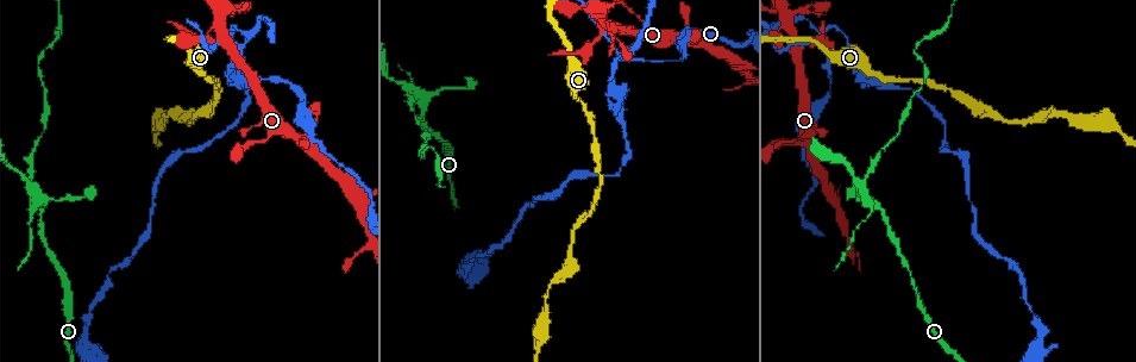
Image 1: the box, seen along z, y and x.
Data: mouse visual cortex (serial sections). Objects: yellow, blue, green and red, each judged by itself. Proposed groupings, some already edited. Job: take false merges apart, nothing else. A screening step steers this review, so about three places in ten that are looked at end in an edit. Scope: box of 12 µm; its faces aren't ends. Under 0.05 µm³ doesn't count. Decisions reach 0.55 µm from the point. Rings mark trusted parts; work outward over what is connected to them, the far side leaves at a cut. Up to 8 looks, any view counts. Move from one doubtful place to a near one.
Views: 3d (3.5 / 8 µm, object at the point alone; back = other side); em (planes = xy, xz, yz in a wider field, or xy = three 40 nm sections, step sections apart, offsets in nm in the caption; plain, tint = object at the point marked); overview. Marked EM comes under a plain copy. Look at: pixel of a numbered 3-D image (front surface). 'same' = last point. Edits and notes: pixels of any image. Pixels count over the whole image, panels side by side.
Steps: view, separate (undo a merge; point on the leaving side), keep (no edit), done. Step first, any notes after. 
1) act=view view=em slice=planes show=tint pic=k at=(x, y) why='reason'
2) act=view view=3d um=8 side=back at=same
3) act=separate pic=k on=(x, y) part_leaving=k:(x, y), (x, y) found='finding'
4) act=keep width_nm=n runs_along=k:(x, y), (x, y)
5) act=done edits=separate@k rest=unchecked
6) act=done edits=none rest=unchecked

act=view view=3d um=3.5 pic=1 at=(684, 52) why='abrupt turn'

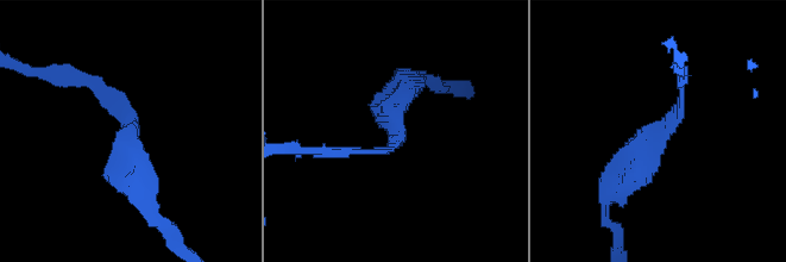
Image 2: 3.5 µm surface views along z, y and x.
act=view view=em slice=xy step=2 show=tint pic=2 at=(135, 131) arm_widths_nm=100,350

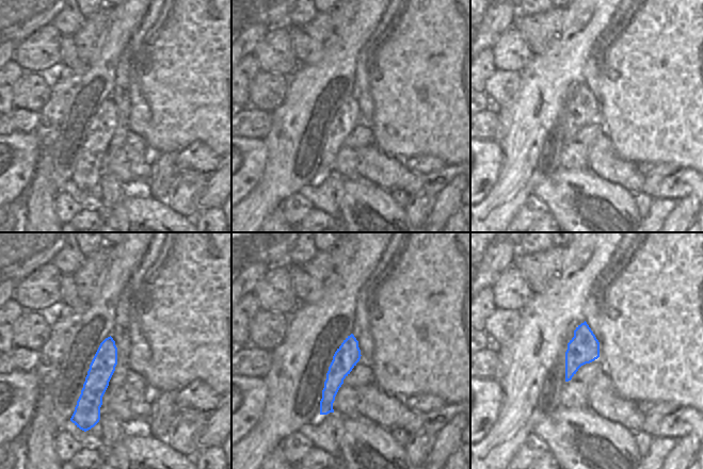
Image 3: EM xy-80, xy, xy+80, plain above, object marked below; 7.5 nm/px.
act=keep width_nm=180 runs_along=3:(110, 340), (93, 390), (93, 419) found='one cell here'

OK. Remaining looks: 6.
act=view view=3d um=3.5 side=back pic=1 at=(247, 40) why='four arms meet'

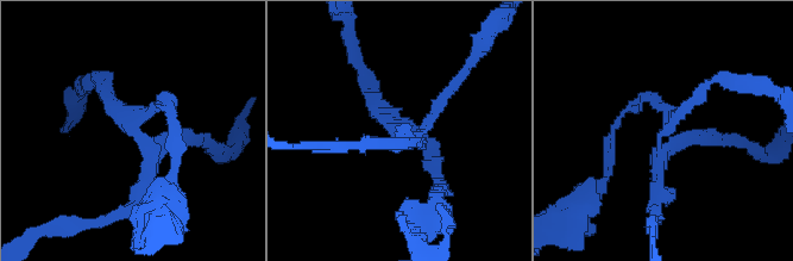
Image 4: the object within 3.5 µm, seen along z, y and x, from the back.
act=view view=em slice=xy step=5 show=tint pic=4 at=(667, 126) arms=4 arm_widths_nm=150,150,150,200

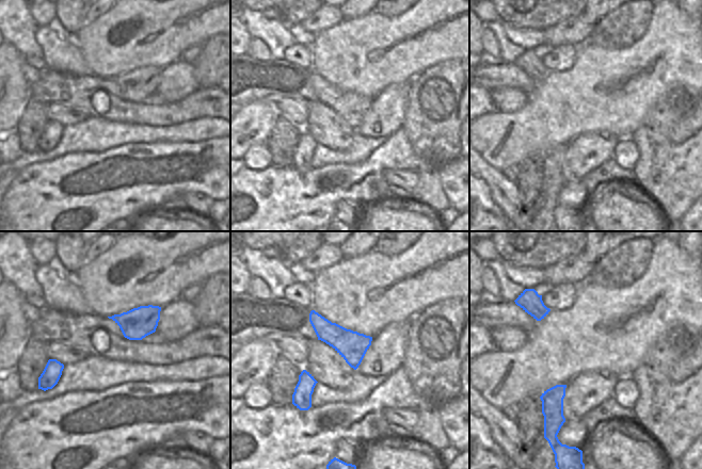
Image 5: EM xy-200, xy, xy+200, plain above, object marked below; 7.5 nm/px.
act=separate pic=4 on=(427, 154) part_leaving=4:(137, 134), (167, 98), (174, 134) found='a second cell is stuck on'

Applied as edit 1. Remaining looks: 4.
act=view view=overview

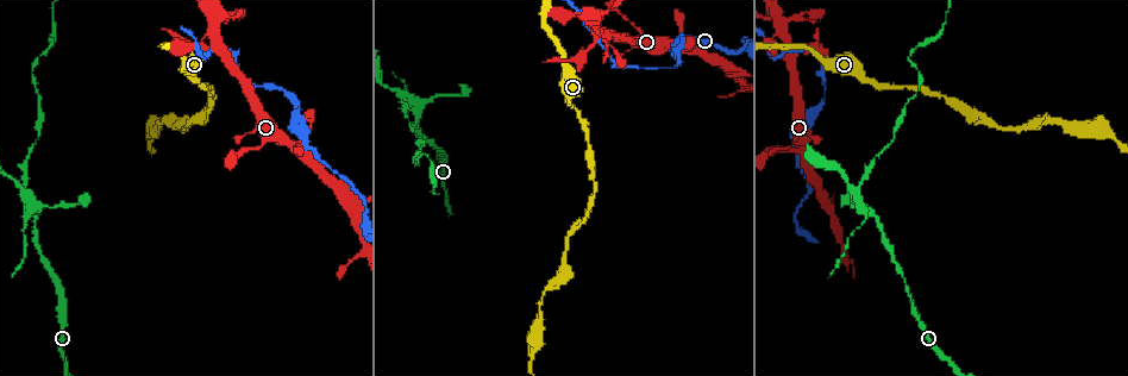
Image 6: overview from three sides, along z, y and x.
act=view view=3d um=3.5 side=back pic=6 at=(409, 100) why='four or more arms meet'

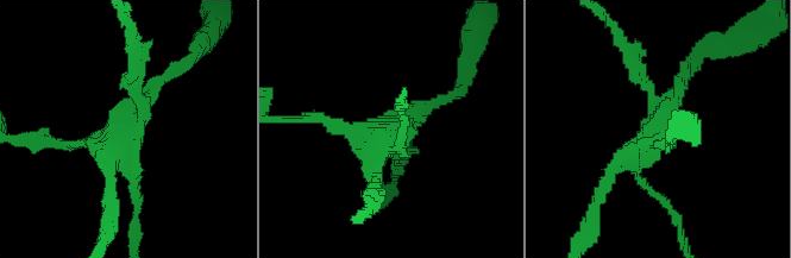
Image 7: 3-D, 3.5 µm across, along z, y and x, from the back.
act=view view=em slice=planes show=tint pic=7 at=(391, 134)

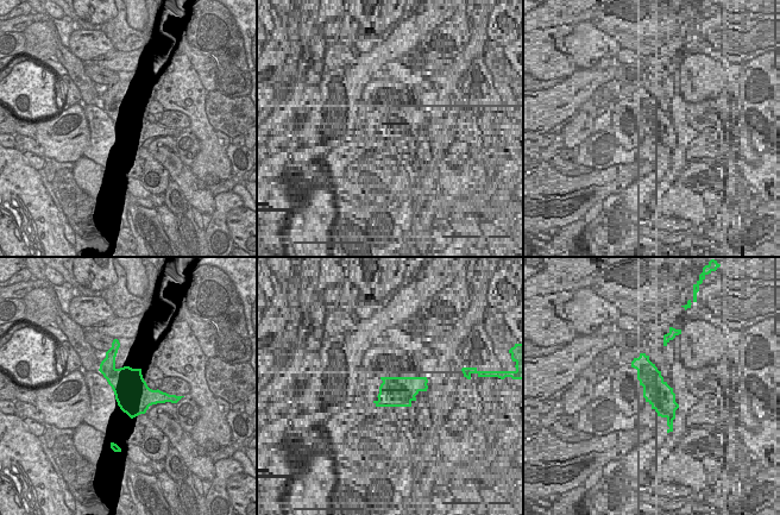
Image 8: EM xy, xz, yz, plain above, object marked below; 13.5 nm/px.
act=separate pic=7 on=(665, 202) part_leaving=7:(126, 130), (140, 114), (133, 35) found='a second cell is stuck on'

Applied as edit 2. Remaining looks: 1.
act=done edits=separate@4,separate@7 rest=unchecked

